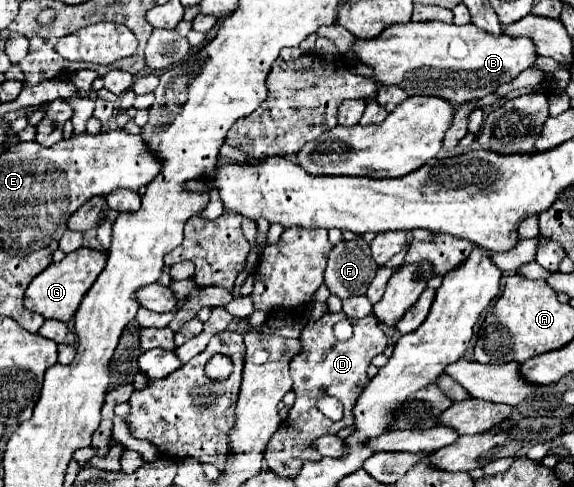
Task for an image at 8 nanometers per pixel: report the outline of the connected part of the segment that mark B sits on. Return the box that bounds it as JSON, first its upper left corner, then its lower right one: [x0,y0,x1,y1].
[351,22,537,106]

